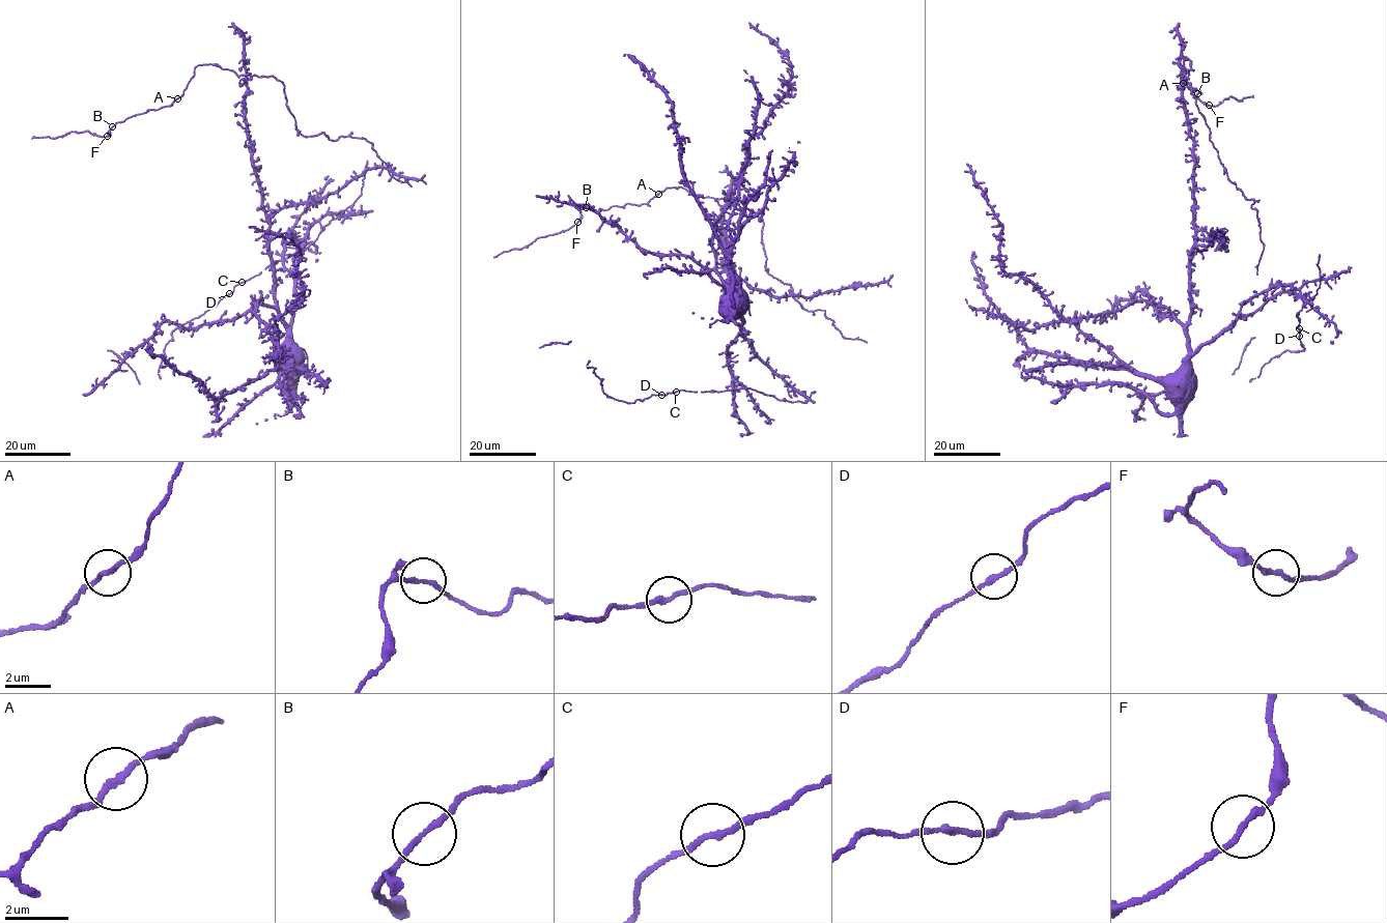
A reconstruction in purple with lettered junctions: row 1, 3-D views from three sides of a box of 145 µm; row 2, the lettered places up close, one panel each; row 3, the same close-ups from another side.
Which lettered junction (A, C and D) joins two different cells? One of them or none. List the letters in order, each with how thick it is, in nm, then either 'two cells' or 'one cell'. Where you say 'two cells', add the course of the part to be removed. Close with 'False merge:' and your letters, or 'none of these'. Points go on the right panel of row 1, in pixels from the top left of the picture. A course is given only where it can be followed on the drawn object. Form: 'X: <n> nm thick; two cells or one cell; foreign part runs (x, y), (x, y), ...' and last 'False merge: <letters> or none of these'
A: 190 nm thick; one cell
C: 200 nm thick; one cell
D: 180 nm thick; one cell
False merge: none of these

